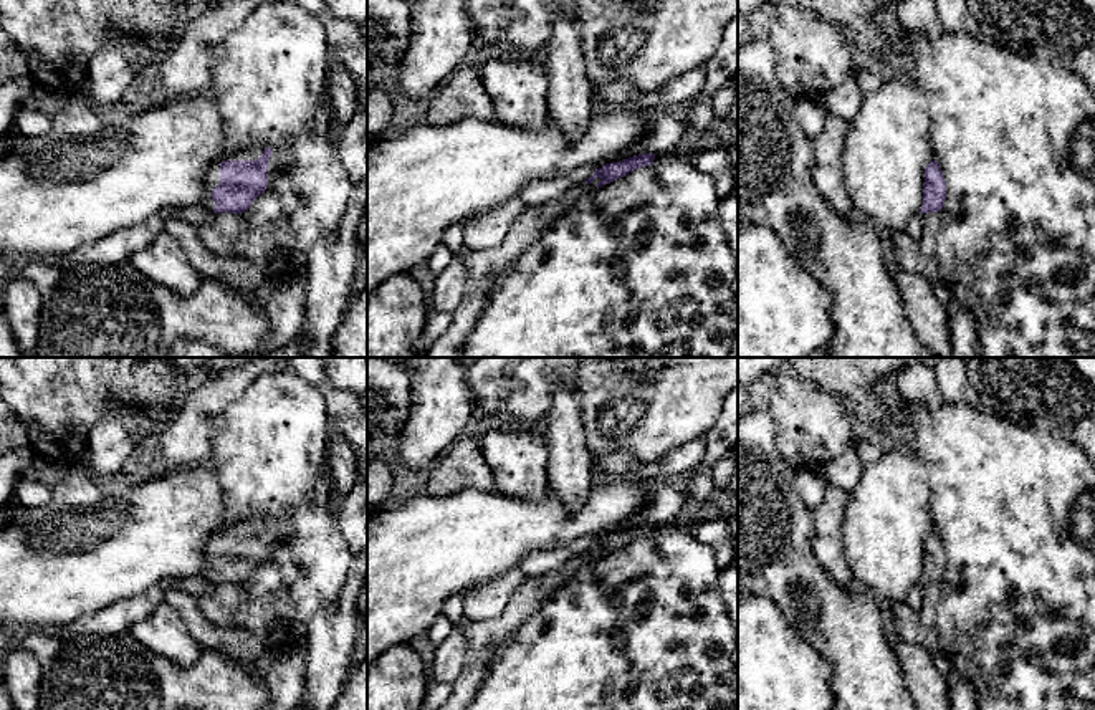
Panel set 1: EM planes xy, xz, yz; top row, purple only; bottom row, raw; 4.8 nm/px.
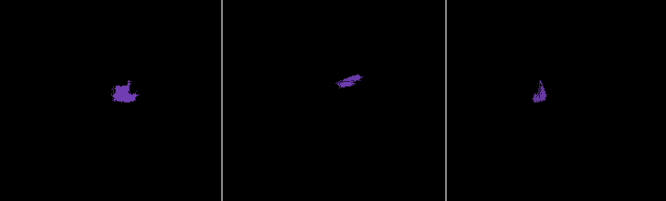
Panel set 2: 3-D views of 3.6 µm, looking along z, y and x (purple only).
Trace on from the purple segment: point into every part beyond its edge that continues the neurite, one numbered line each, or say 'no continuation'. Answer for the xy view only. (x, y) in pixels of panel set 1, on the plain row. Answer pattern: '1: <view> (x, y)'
1: xy (280, 530)
2: xy (212, 550)

